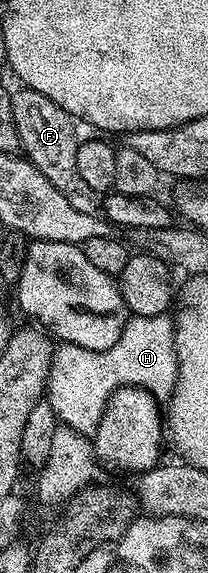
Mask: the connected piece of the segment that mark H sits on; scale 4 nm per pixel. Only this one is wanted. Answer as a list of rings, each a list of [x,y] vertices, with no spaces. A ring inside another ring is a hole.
[[[171,314],[154,317],[132,315],[122,337],[105,351],[91,351],[73,343],[55,348],[48,374],[46,398],[57,420],[84,436],[91,436],[104,412],[108,398],[120,387],[144,387],[158,401],[168,401],[176,387],[176,325]]]

